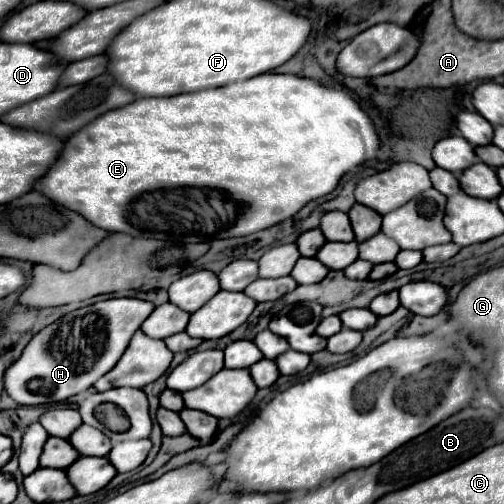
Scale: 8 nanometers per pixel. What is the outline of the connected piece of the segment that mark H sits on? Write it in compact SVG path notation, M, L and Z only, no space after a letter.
M111 298L65 314L37 332L21 352L21 358L5 370L5 392L21 406L37 406L23 402L53 404L91 388L117 364L131 336L153 308L151 302L137 298Z

